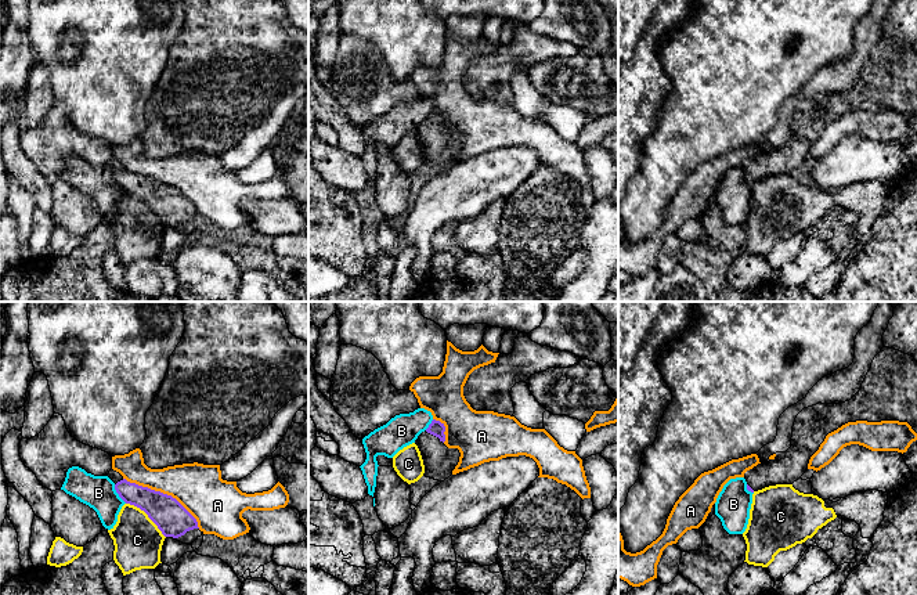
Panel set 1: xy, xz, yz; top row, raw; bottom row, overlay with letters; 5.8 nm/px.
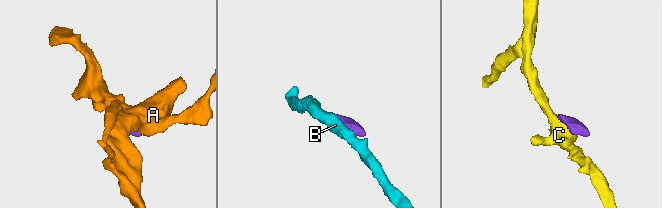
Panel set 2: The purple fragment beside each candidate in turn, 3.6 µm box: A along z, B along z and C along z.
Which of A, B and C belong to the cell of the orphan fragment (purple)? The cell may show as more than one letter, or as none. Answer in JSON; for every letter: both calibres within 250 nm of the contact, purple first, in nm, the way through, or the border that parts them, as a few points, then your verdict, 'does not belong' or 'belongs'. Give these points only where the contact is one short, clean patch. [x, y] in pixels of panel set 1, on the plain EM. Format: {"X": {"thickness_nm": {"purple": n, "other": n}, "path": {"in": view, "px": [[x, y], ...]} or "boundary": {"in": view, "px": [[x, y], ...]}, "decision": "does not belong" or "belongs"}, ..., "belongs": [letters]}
{"A": {"thickness_nm": {"purple": 190, "other": 280}, "decision": "does not belong"}, "B": {"thickness_nm": {"purple": 160, "other": 190}, "boundary": {"in": "xy", "px": [[114, 175], [114, 179], [126, 193]]}, "decision": "does not belong"}, "C": {"thickness_nm": {"purple": 190, "other": 280}, "boundary": {"in": "xy", "px": [[126, 193], [139, 197], [165, 227]]}, "decision": "does not belong"}, "belongs": []}

